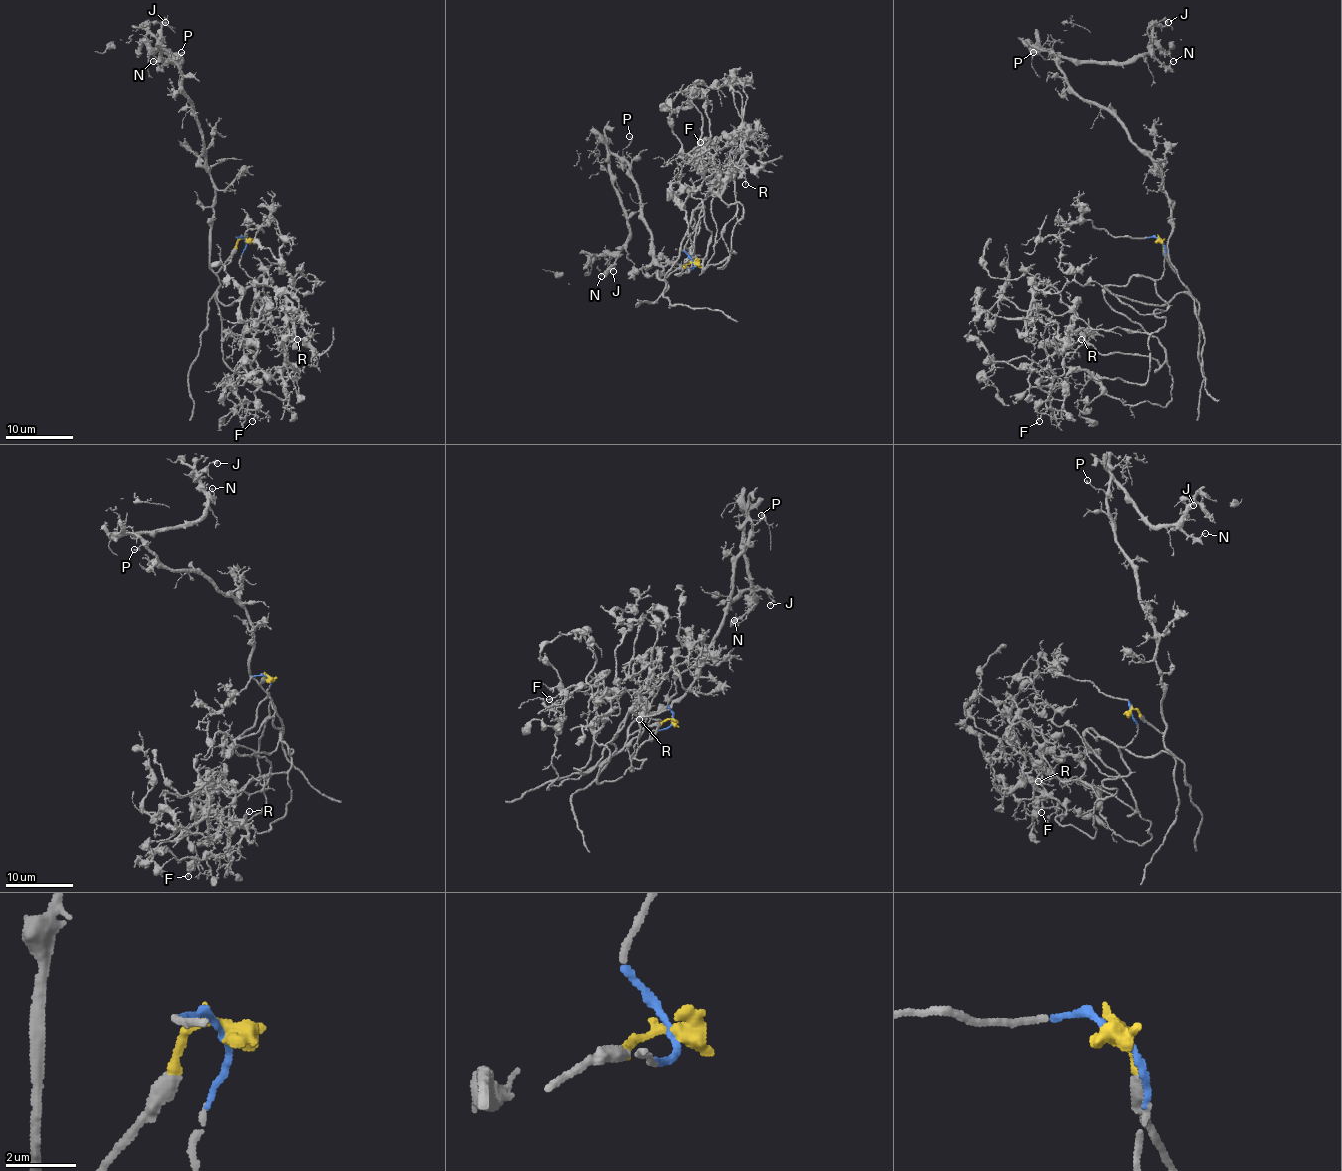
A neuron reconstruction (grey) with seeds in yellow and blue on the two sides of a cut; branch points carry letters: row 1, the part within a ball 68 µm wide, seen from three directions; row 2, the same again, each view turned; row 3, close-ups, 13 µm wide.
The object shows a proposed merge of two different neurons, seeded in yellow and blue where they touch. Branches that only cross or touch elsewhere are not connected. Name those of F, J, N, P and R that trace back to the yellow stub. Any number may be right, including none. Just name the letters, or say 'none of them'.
J, N, P

